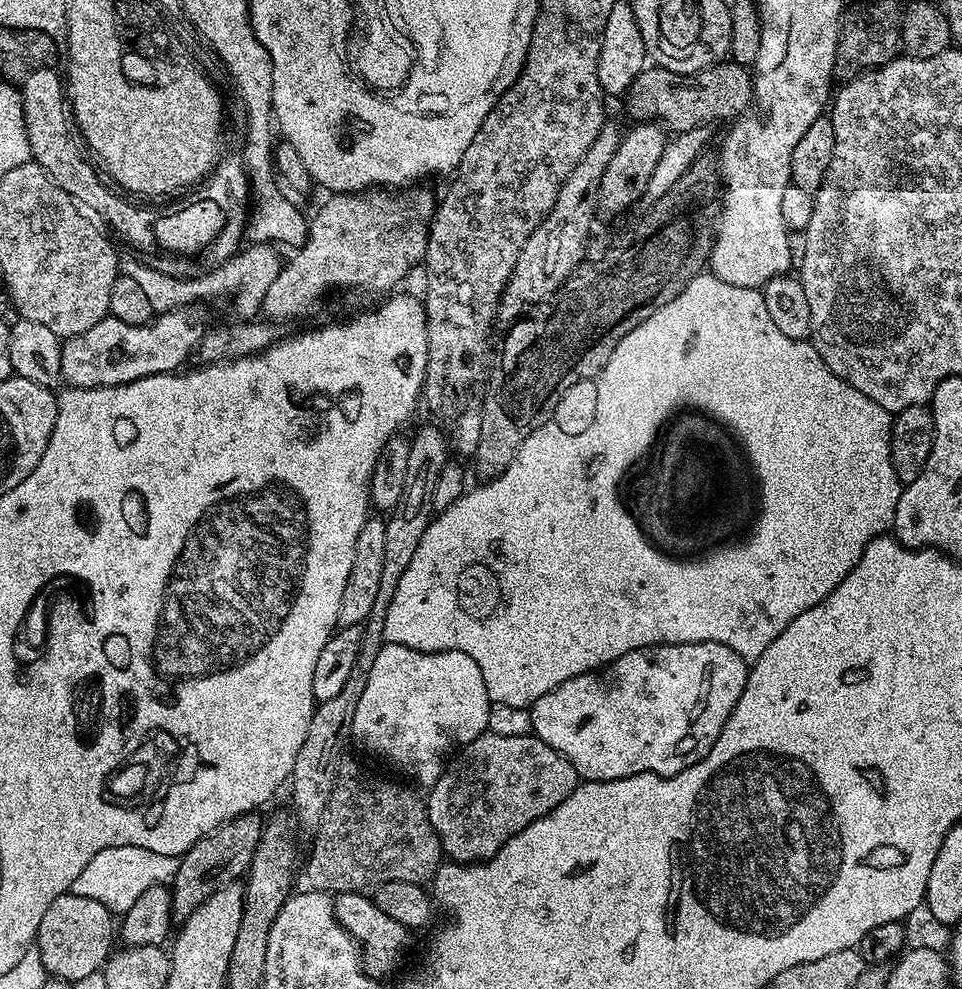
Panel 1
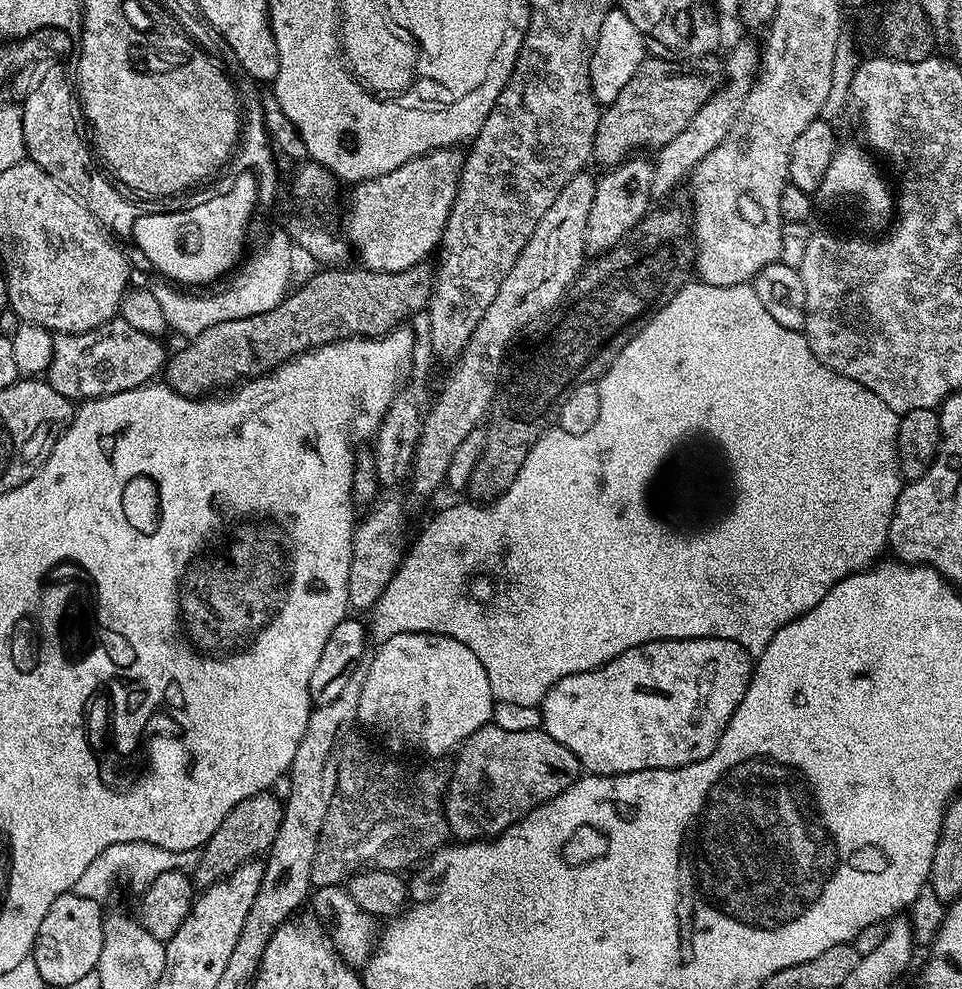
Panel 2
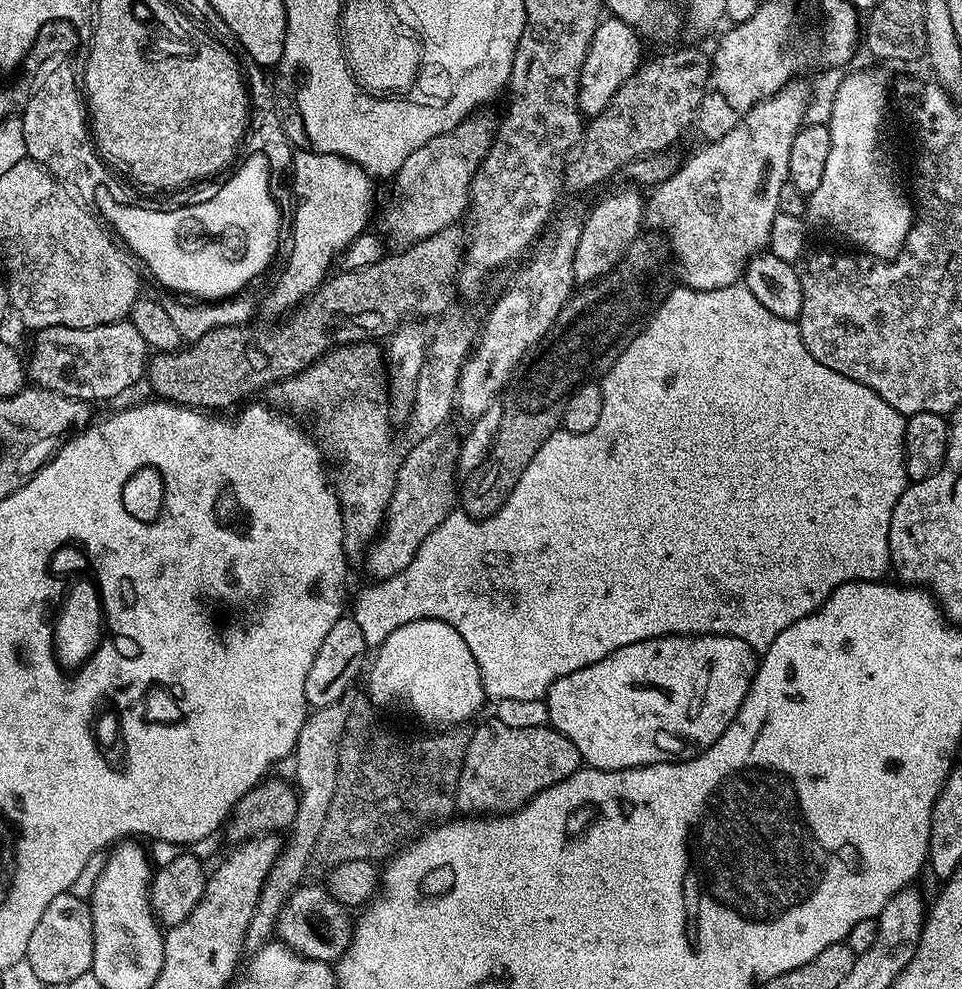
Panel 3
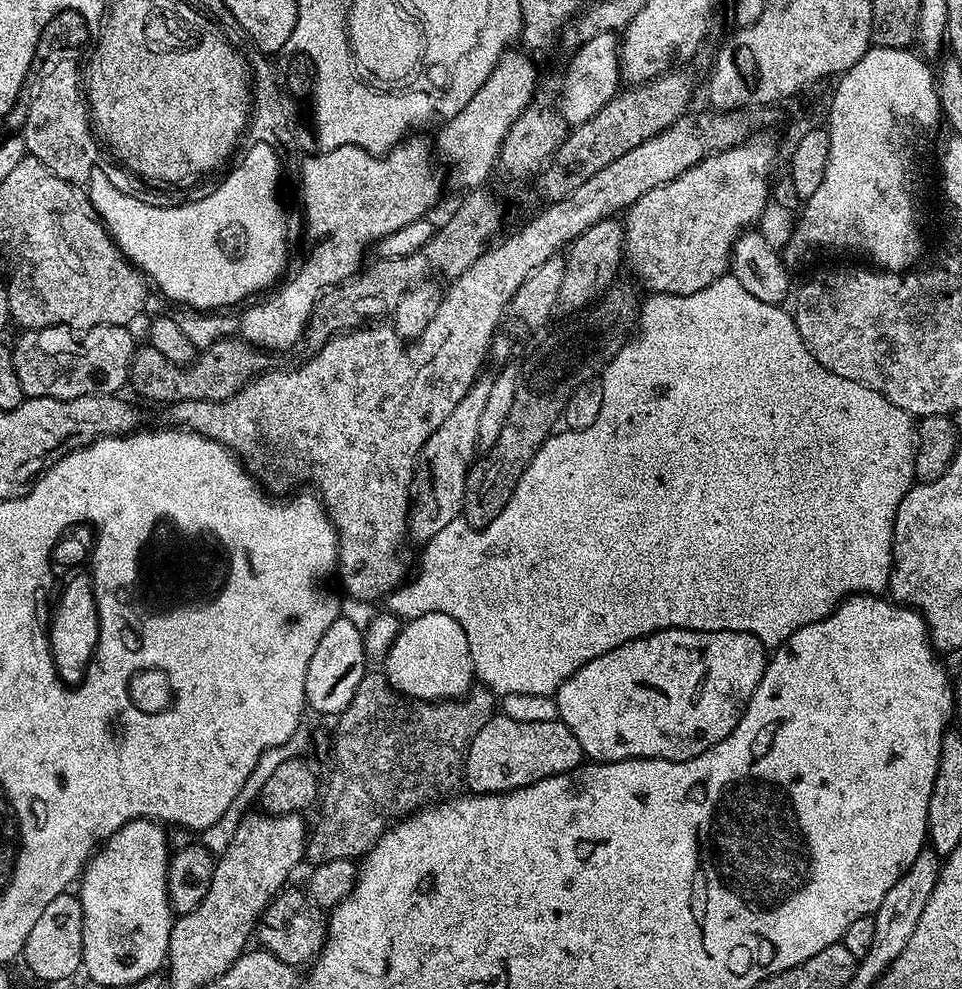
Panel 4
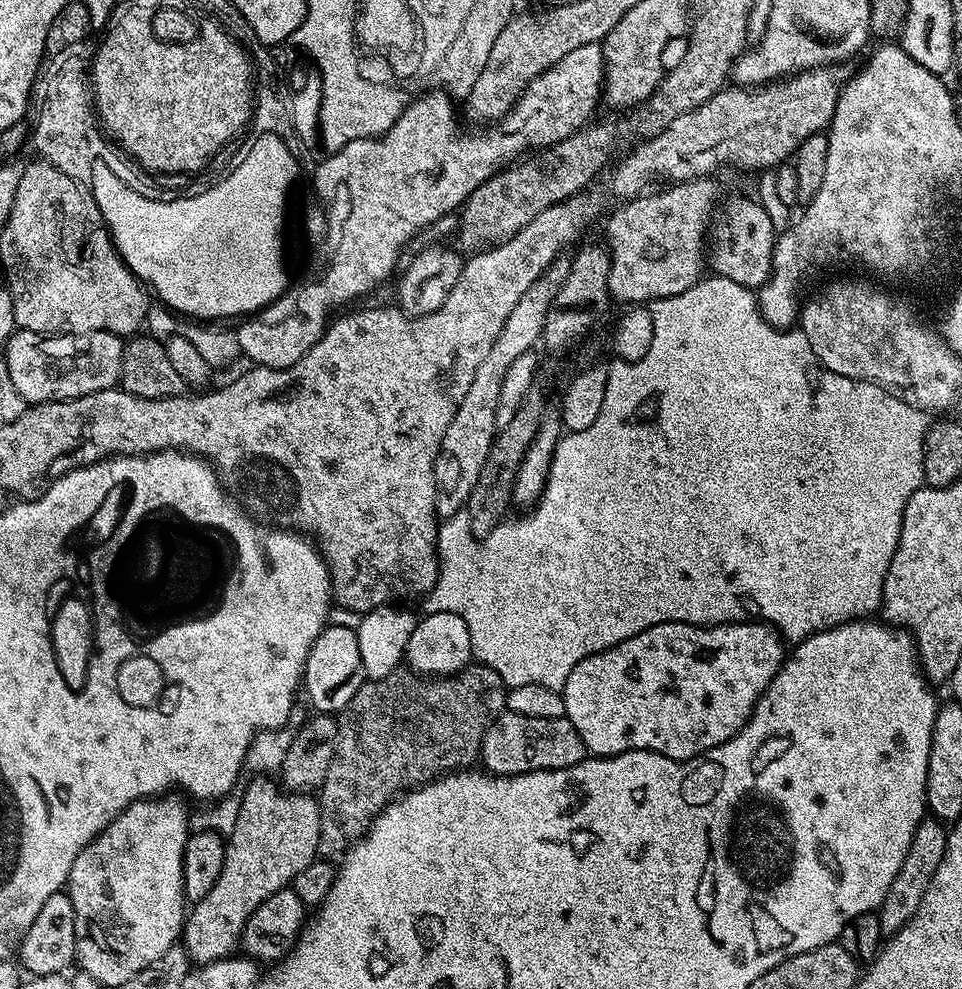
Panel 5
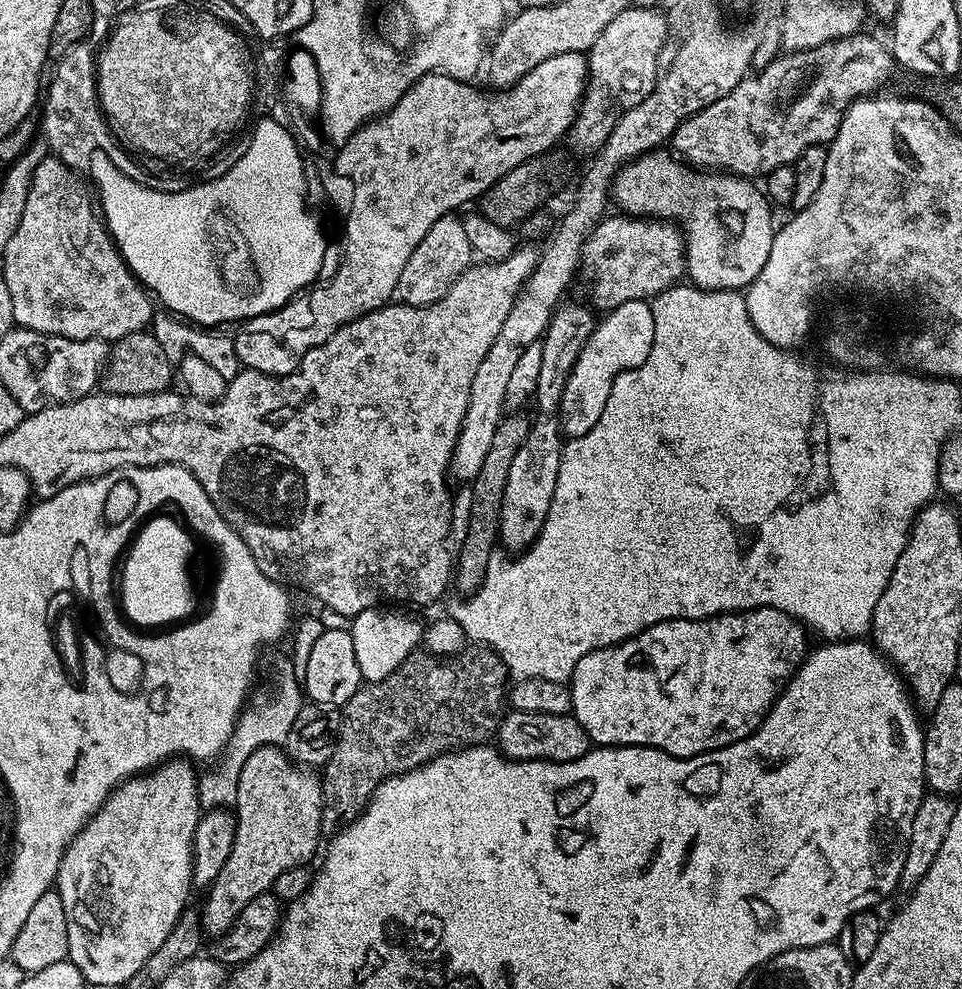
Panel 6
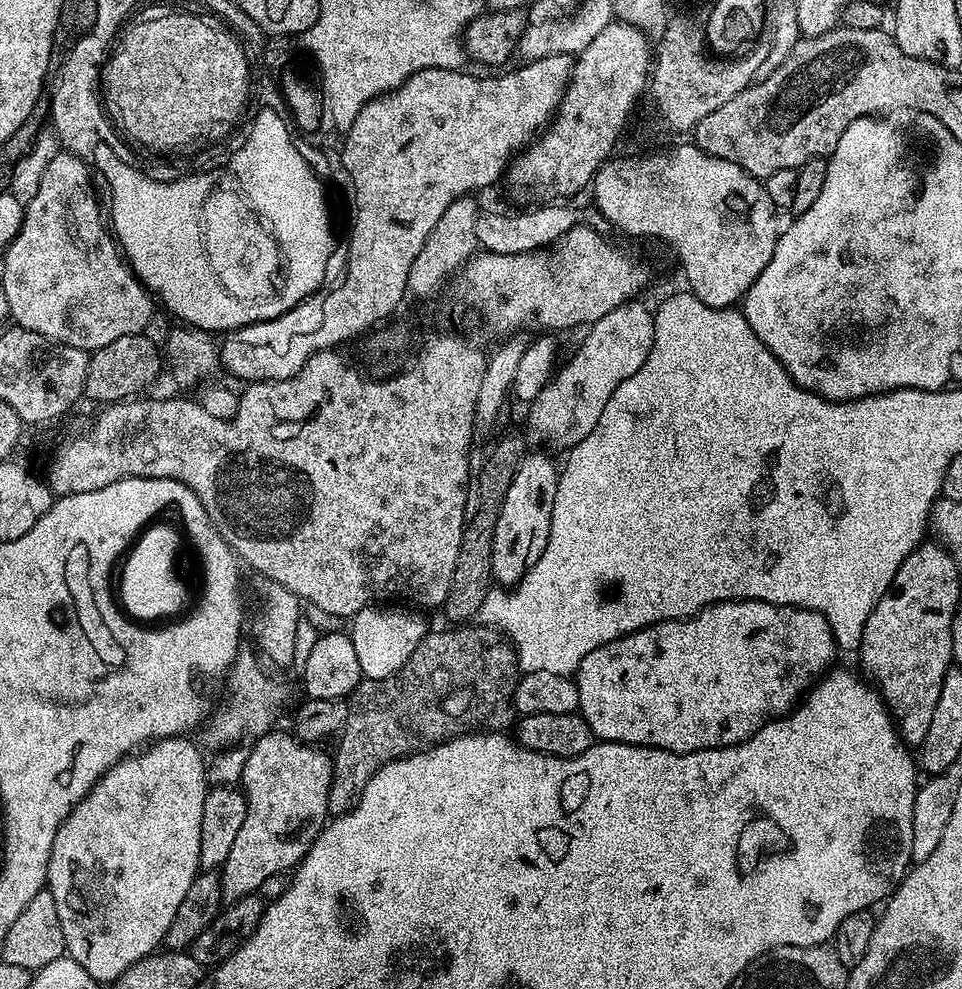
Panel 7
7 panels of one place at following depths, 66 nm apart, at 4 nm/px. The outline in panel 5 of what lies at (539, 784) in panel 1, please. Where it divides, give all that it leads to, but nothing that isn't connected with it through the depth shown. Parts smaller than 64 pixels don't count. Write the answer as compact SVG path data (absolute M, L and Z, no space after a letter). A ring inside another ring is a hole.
M503 711L492 725L486 730L486 734L480 743L479 763L493 776L517 776L523 772L534 770L562 770L574 766L586 759L586 749L582 738L578 738L578 730L568 721L567 716L562 718L526 718L522 714L514 714Z

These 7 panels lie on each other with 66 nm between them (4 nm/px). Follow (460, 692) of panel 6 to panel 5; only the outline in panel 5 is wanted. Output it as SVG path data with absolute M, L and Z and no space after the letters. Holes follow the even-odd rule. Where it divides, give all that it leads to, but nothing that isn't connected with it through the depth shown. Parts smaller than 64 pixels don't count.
M473 662L467 668L457 672L455 676L446 676L443 678L421 678L419 675L413 674L408 670L397 670L389 674L381 680L365 679L364 685L358 690L358 694L354 694L354 698L350 698L350 702L344 707L343 712L339 713L336 720L336 741L334 742L334 758L330 762L330 766L326 770L326 778L324 785L318 789L318 803L320 806L320 837L318 838L318 846L320 847L319 855L324 858L336 858L348 851L365 832L369 831L372 819L383 813L385 809L391 805L394 798L401 794L421 786L427 786L430 781L437 779L453 770L463 769L471 760L475 761L480 755L480 743L486 734L486 730L492 725L492 721L505 711L506 708L506 689L504 683L498 678L498 674L494 674L494 670L490 670L484 664ZM396 716L400 719L400 736L404 739L404 753L400 756L400 740L396 737ZM368 736L368 744L360 744L360 740L366 739ZM384 808L384 809L383 809ZM337 855L337 856L336 856ZM336 856L336 857L334 857Z

